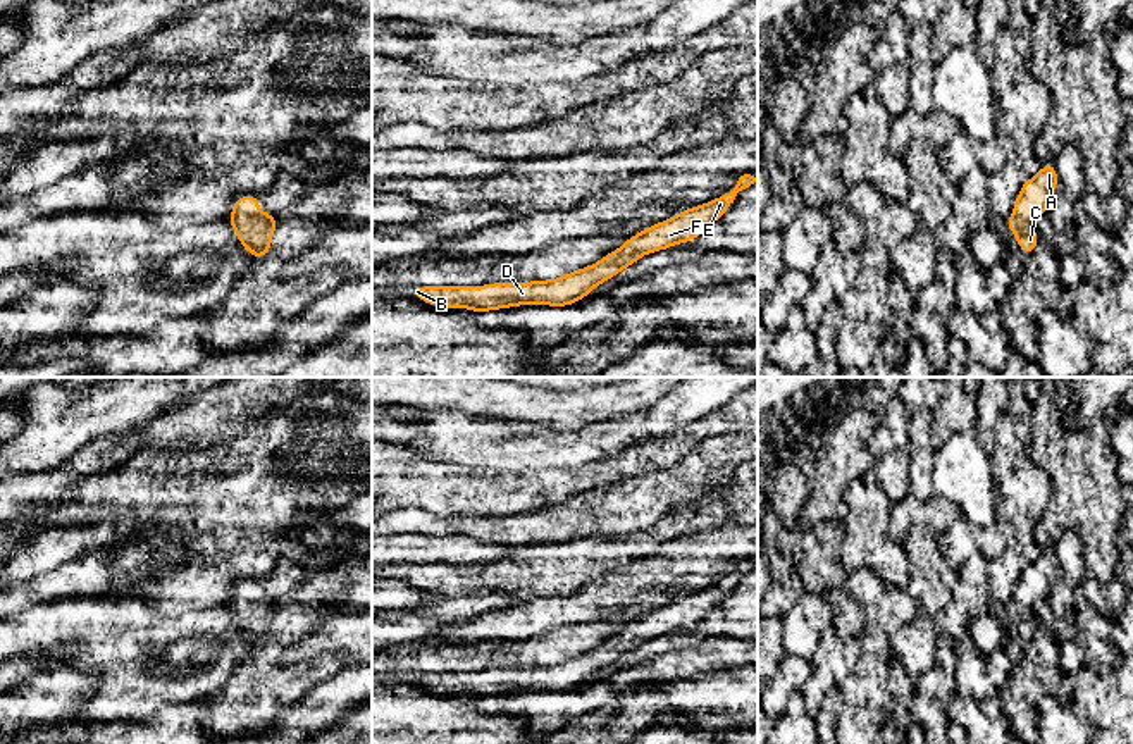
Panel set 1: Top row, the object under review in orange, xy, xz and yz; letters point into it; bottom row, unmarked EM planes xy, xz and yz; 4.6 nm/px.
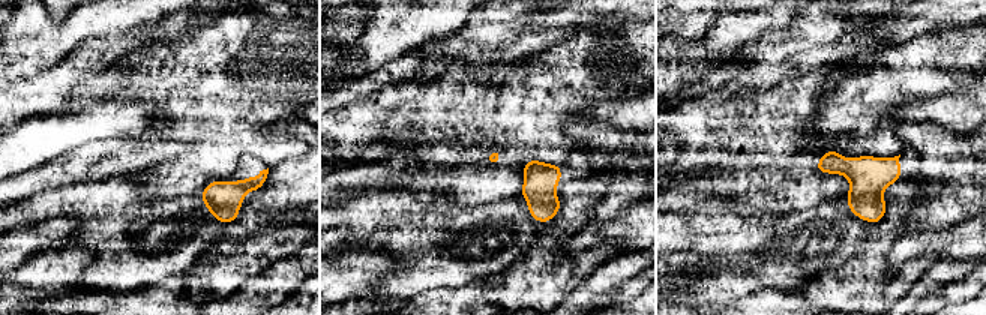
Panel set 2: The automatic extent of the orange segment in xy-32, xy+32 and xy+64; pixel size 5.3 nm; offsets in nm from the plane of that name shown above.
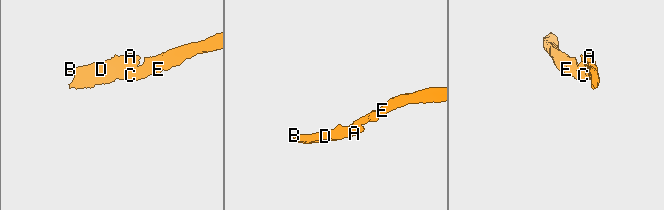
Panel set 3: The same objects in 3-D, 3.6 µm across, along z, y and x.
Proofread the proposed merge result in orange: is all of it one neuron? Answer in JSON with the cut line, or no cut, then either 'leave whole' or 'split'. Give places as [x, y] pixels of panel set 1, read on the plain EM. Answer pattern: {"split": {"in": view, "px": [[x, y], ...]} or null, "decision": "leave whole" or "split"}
{"split": null, "decision": "leave whole"}

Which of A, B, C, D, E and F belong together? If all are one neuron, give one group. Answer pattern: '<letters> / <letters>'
A B C D E F

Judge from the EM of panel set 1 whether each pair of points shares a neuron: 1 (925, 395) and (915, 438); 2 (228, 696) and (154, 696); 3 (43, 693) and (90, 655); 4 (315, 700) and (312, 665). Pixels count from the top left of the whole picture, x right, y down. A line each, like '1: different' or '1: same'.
1: different
2: different
3: different
4: different

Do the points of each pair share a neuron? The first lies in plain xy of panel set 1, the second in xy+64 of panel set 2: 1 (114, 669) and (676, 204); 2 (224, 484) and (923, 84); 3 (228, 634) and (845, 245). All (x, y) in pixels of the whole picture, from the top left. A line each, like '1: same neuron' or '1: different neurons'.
1: different neurons
2: same neuron
3: same neuron

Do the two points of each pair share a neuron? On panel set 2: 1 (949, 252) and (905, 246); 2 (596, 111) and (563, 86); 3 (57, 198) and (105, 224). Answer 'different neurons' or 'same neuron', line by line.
1: same neuron
2: different neurons
3: same neuron

